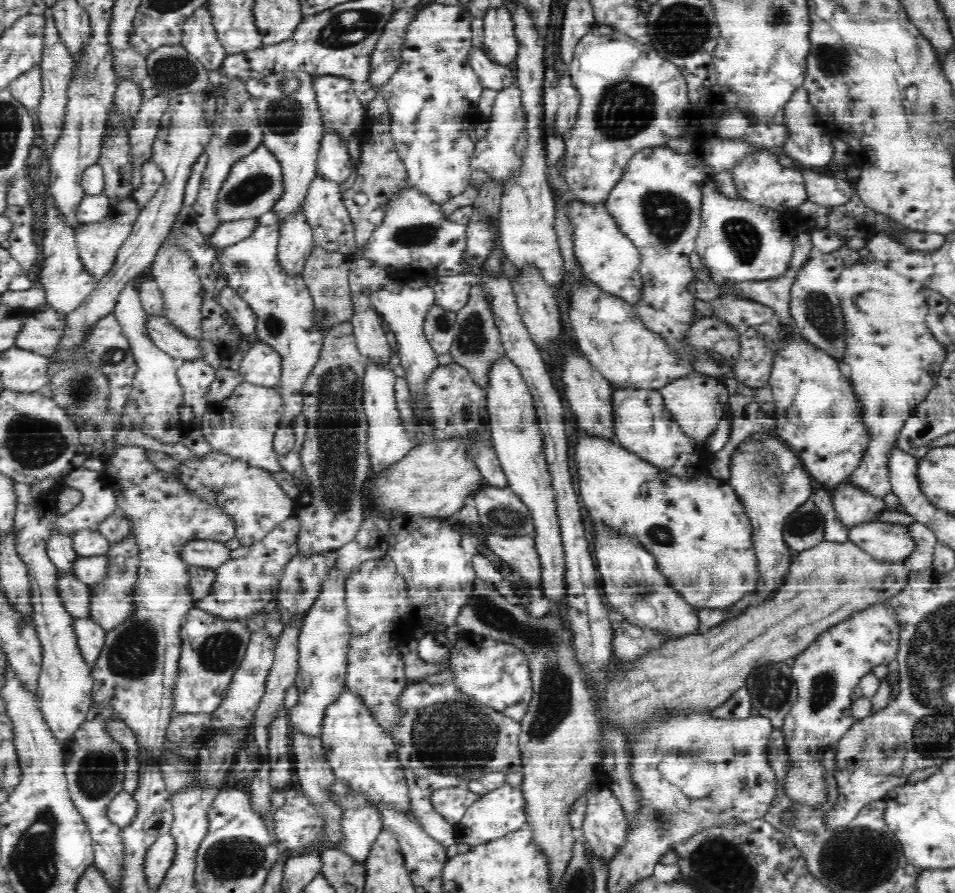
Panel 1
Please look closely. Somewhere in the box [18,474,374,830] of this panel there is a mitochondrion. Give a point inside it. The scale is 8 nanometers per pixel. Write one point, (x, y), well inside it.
(133, 655)

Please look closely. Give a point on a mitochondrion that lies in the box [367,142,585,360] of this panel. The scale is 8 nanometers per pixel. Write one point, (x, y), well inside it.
(422, 235)

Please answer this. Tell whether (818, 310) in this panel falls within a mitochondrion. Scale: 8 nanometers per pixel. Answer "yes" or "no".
yes

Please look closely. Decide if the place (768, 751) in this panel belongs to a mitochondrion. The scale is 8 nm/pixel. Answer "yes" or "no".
no

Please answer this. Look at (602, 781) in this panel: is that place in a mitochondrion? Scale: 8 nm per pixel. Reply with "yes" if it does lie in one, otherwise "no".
no

